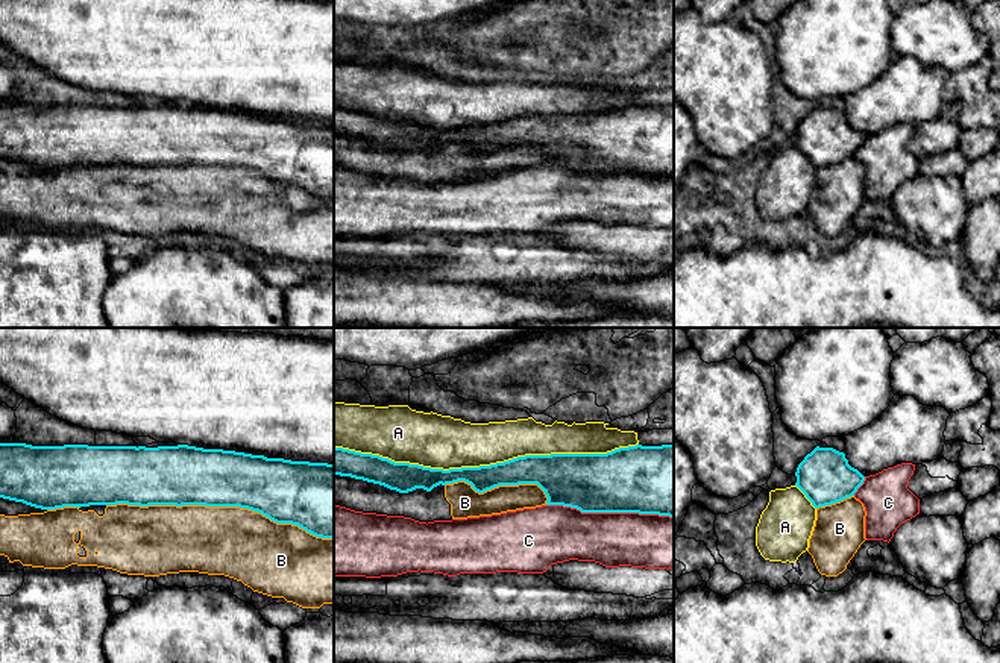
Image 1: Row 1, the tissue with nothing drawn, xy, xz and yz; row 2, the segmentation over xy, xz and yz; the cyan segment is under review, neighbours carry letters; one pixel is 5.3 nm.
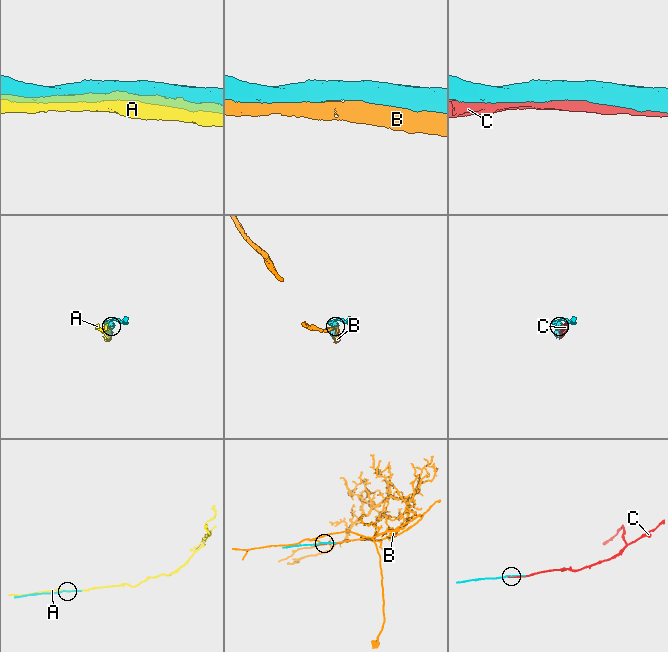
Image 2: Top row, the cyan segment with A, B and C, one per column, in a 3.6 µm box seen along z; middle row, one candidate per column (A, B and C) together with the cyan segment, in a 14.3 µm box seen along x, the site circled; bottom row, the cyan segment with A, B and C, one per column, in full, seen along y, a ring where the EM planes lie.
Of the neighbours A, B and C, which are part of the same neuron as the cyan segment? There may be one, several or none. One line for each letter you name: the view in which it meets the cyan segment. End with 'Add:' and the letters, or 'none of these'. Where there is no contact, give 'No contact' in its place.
Add: none of these

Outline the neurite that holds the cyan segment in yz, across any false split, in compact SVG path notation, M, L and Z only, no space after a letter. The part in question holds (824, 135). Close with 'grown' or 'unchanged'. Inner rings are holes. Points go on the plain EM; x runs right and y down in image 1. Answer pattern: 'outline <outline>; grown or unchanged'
outline M816 106L798 124L795 146L815 168L854 156L865 137L848 124L844 112Z; unchanged

